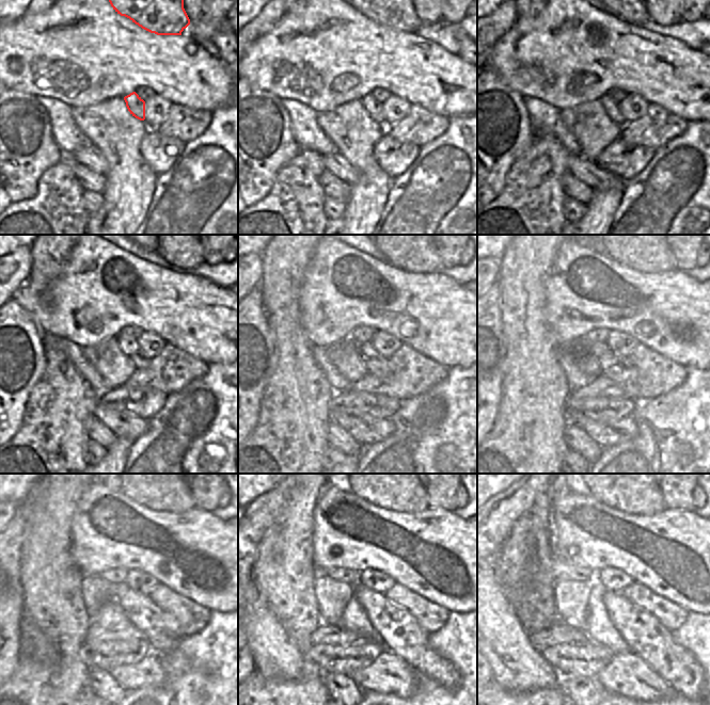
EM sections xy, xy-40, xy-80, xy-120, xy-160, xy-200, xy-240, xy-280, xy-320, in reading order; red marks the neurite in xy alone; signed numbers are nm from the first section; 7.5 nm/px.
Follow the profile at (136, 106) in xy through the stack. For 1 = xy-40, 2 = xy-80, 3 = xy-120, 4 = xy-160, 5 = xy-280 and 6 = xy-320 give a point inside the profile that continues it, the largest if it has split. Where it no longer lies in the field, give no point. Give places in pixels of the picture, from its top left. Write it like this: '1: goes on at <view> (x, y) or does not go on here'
1: goes on at xy-40 (374, 108)
2: goes on at xy-80 (612, 108)
3: goes on at xy-120 (129, 346)
4: goes on at xy-160 (376, 365)
5: goes on at xy-280 (399, 631)
6: goes on at xy-320 (646, 637)

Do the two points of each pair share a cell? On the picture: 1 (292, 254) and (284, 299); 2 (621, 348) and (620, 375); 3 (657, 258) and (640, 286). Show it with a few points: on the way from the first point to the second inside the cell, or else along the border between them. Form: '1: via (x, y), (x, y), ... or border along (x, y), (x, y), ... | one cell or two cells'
1: via (284, 265), (284, 288) | one cell
2: border along (604, 341), (612, 350), (627, 357) | two cells
3: border along (624, 265), (648, 273), (668, 272), (672, 270) | two cells

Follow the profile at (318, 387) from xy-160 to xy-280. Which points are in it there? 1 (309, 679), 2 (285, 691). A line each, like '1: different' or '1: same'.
1: same
2: same

